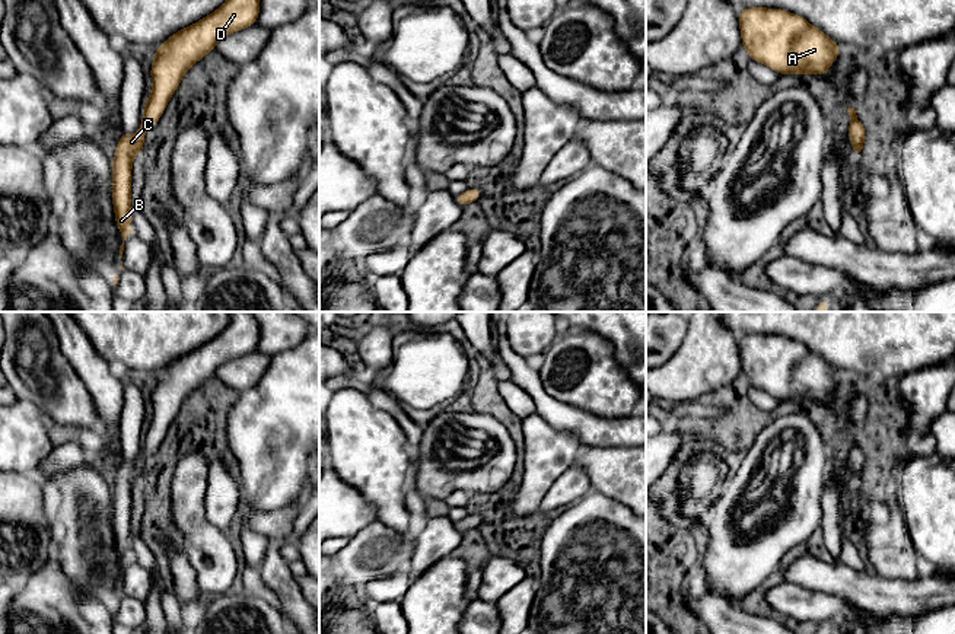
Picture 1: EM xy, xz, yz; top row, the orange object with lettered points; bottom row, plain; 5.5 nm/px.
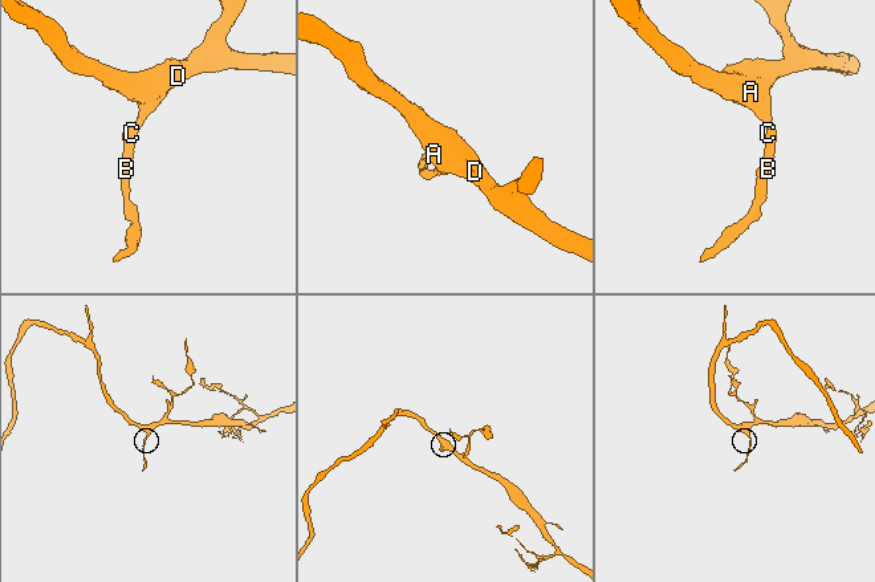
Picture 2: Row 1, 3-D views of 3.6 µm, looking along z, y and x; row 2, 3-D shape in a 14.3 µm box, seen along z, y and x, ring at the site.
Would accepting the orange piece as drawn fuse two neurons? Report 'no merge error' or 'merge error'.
no merge error

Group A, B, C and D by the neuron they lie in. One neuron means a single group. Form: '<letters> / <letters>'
A B C D

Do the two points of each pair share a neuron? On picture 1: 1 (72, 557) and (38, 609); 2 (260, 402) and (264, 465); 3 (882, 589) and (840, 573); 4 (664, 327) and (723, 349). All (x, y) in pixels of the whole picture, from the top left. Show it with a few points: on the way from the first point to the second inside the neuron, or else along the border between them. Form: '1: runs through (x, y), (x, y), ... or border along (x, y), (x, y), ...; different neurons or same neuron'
1: border along (56, 542), (56, 557), (63, 574), (89, 592); different neurons
2: runs through (264, 419), (264, 449); same neuron
3: runs through (872, 589), (862, 589), (850, 583); same neuron
4: border along (688, 327), (680, 349), (665, 363); different neurons

